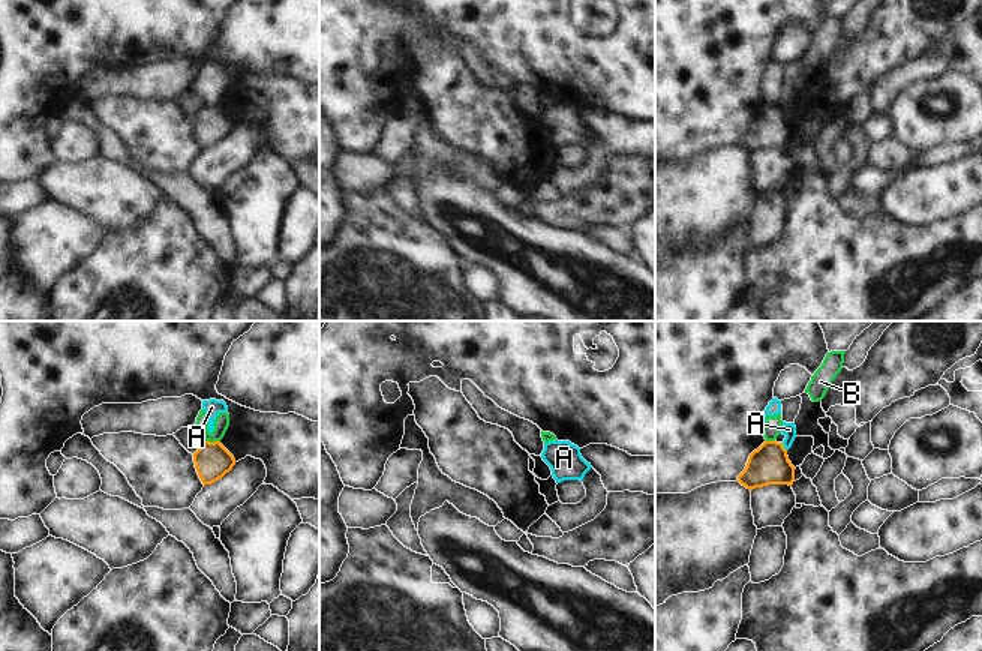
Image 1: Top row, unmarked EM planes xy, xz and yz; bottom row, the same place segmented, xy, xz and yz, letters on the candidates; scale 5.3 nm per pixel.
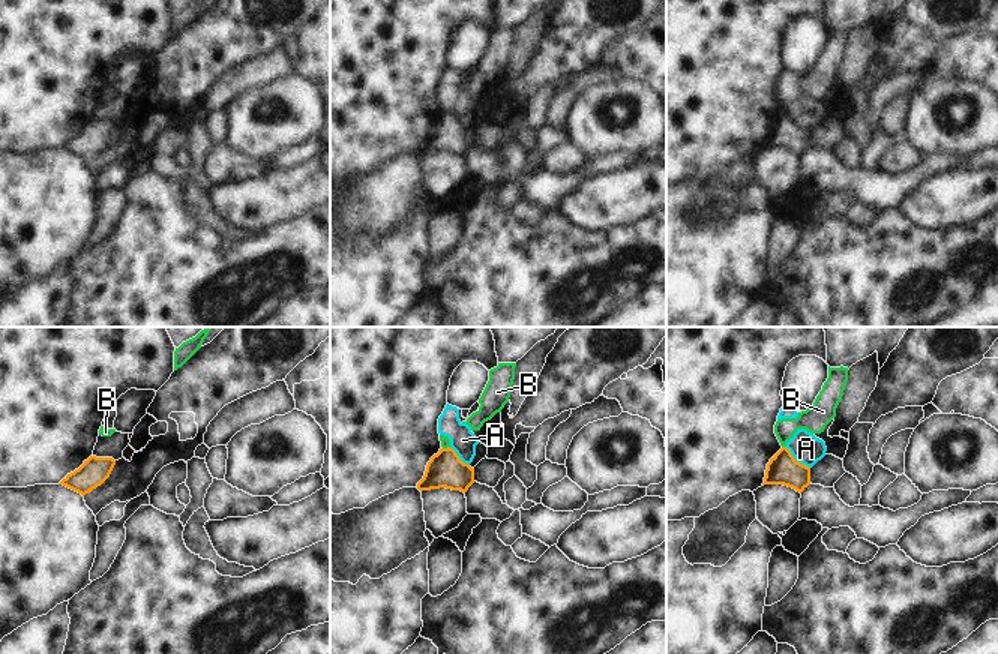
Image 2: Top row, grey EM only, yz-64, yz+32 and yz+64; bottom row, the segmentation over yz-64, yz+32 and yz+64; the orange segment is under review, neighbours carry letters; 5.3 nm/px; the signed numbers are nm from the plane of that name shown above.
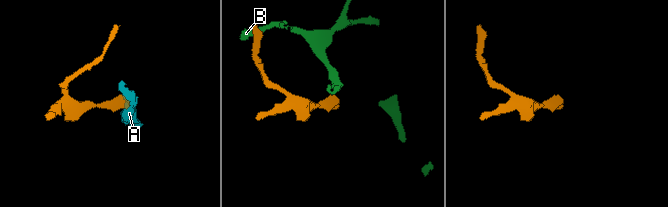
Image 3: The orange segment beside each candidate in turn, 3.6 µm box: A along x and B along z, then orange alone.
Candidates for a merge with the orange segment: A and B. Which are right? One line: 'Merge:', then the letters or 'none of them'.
Merge: none of them

